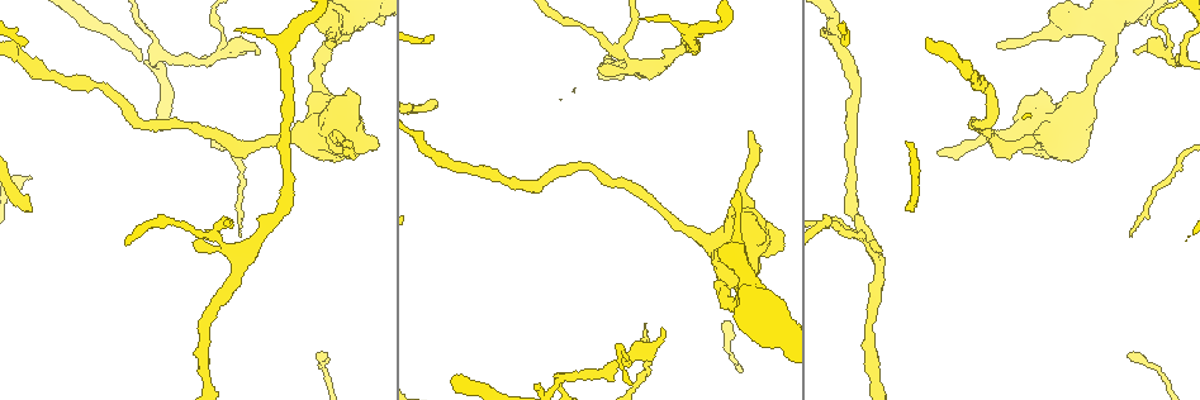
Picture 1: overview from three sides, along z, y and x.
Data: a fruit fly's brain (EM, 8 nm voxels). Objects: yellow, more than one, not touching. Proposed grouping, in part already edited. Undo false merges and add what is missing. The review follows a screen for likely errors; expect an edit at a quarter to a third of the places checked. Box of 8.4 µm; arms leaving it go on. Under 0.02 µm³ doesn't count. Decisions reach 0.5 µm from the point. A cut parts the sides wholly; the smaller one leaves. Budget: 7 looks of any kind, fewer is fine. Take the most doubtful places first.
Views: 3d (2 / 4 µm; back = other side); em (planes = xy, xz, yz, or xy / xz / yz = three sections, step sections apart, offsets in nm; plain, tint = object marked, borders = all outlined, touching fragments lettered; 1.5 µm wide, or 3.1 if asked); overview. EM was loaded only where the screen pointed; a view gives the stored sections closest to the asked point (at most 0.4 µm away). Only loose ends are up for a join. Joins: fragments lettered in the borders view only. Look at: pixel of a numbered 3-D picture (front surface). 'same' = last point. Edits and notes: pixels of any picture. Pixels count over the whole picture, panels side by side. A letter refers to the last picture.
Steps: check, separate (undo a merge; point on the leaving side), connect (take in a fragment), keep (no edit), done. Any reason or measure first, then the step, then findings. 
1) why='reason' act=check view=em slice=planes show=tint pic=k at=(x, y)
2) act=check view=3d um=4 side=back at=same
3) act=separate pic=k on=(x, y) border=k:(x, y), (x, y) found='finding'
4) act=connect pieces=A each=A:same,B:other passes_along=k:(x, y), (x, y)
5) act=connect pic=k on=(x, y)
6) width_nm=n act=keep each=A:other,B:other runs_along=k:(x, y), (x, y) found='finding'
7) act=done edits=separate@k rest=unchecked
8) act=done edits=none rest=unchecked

act=check view=em um=3.1 slice=xy step=8 show=tint pic=1 at=(1043, 91)

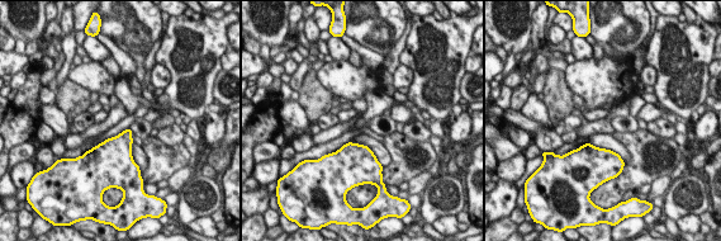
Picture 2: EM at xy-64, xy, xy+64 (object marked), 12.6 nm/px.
act=check view=em um=3.1 slice=planes show=borders at=same

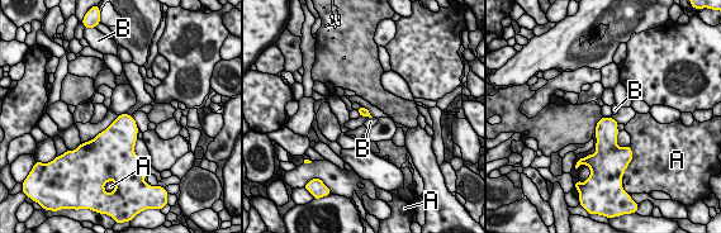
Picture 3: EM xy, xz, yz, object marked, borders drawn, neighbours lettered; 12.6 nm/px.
act=keep each=A:other,B:other border=3:(126, 113), (131, 115) found='none of them fits'

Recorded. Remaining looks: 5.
why='sharp bend' act=check view=em slice=planes show=tint pic=1 at=(1181, 57)

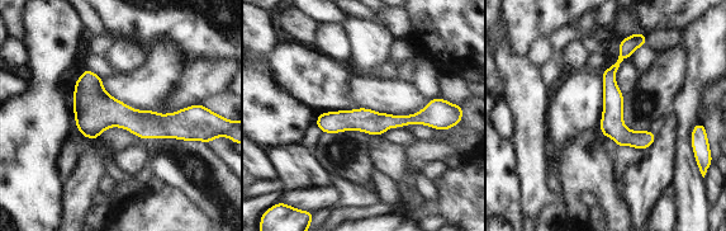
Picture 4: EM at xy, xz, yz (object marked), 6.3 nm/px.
why='see the neighbours' act=check view=em slice=planes show=borders at=same

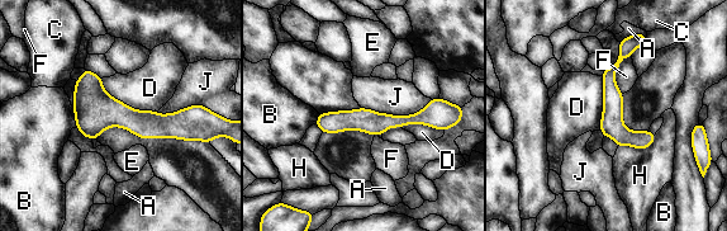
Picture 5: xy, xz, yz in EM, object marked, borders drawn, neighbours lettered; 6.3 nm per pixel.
width_nm=150 act=keep each=A:other,B:other,C:other,D:other,E:other,F:other,H:other,J:other border=5:(431, 99), (408, 114), (361, 108) found='all the same cell'

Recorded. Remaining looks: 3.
why='two arms in line, one across' act=check view=3d um=4 pic=1 at=(209, 237)

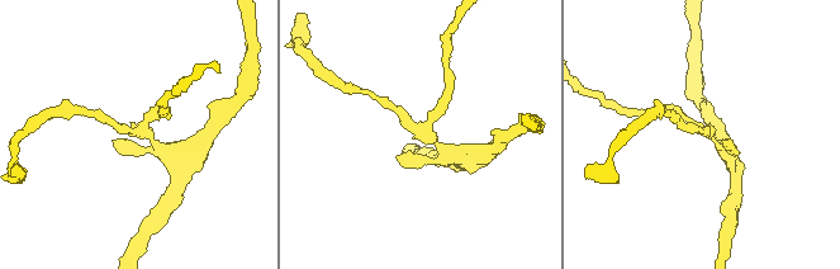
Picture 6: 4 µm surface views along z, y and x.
arms=3 act=check view=em slice=planes show=borders pic=6 at=(424, 132)

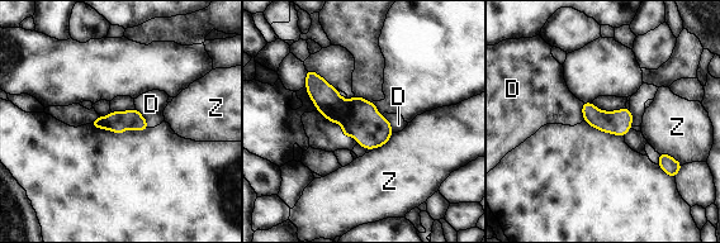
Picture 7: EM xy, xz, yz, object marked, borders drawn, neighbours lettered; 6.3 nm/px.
act=separate pic=7 on=(328, 101) each=D:other,Z:other border=7:(347, 103), (353, 109), (353, 136) found='a second cell is stuck on'

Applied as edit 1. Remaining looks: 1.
act=done edits=separate@7 rest=unchecked

